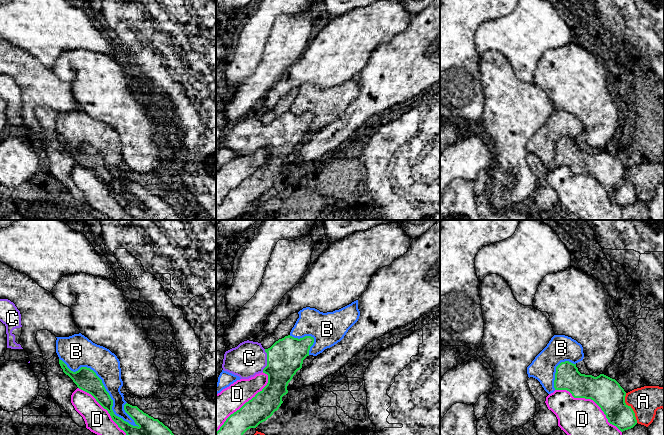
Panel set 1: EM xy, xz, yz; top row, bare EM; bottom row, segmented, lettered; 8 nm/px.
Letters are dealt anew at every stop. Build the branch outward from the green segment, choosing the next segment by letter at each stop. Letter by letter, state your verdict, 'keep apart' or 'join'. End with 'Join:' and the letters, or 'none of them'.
A: keep apart
B: keep apart
C: join
D: keep apart
Join: C

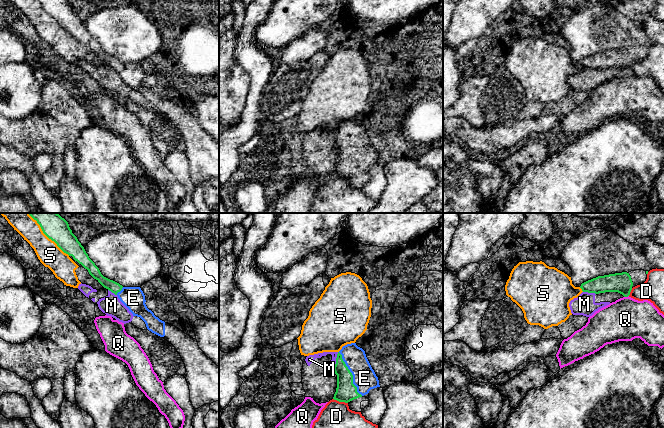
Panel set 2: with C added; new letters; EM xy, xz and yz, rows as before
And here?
D: keep apart
E: join
M: keep apart
Q: keep apart
S: keep apart
Join: E

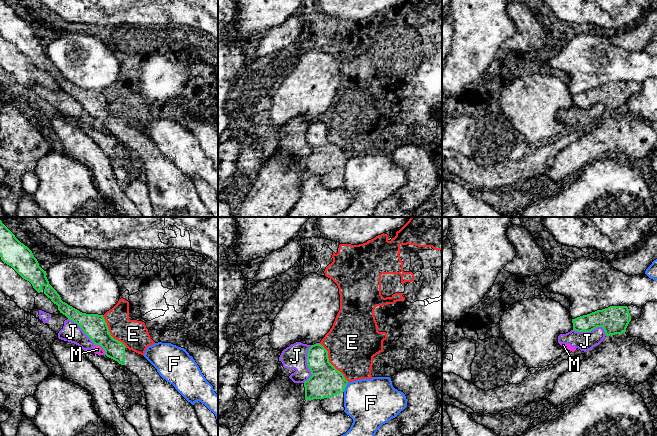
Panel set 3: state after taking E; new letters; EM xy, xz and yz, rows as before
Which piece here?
E: keep apart
F: keep apart
J: keep apart
M: keep apart
Join: none of them

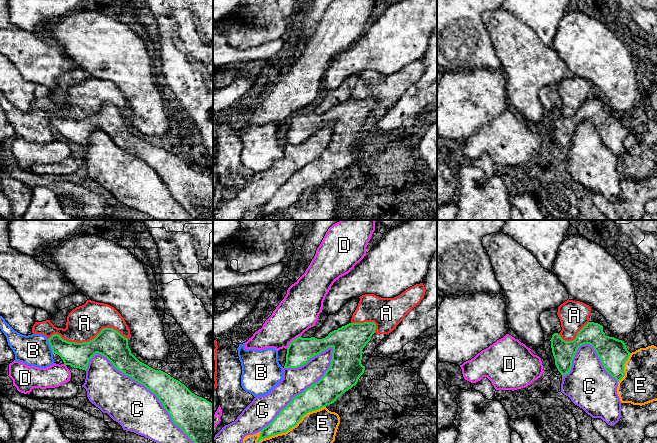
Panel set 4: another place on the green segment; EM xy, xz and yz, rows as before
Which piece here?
A: keep apart
B: keep apart
C: keep apart
D: keep apart
E: keep apart
Join: none of them

